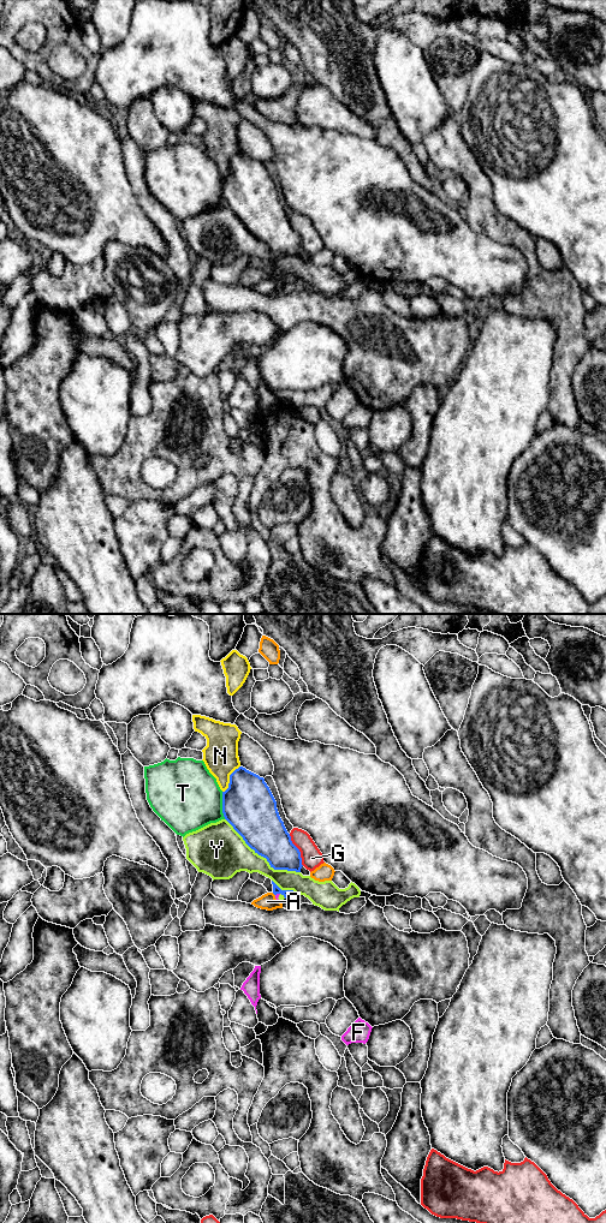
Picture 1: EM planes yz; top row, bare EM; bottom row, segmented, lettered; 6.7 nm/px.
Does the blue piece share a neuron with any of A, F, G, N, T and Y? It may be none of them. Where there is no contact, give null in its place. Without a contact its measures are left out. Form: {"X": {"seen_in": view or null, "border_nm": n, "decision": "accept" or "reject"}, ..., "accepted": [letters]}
{"A": {"seen_in": null, "decision": "reject"}, "F": {"seen_in": "yz", "border_nm": 40, "decision": "reject"}, "G": {"seen_in": "yz", "border_nm": 240, "decision": "reject"}, "N": {"seen_in": "yz", "border_nm": 220, "decision": "reject"}, "T": {"seen_in": "yz", "border_nm": 190, "decision": "reject"}, "Y": {"seen_in": "yz", "border_nm": 600, "decision": "reject"}, "accepted": []}

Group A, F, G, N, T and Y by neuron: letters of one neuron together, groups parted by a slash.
A / F Y / G / N / T

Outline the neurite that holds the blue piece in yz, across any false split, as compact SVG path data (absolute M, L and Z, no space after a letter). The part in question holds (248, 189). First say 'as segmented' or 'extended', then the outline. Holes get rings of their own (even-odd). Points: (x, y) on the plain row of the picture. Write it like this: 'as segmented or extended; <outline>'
as segmented; M239 151L230 160L228 173L222 177L222 198L225 204L243 222L245 228L259 240L267 244L274 255L301 257L302 243L299 234L292 228L277 186L263 162Z

